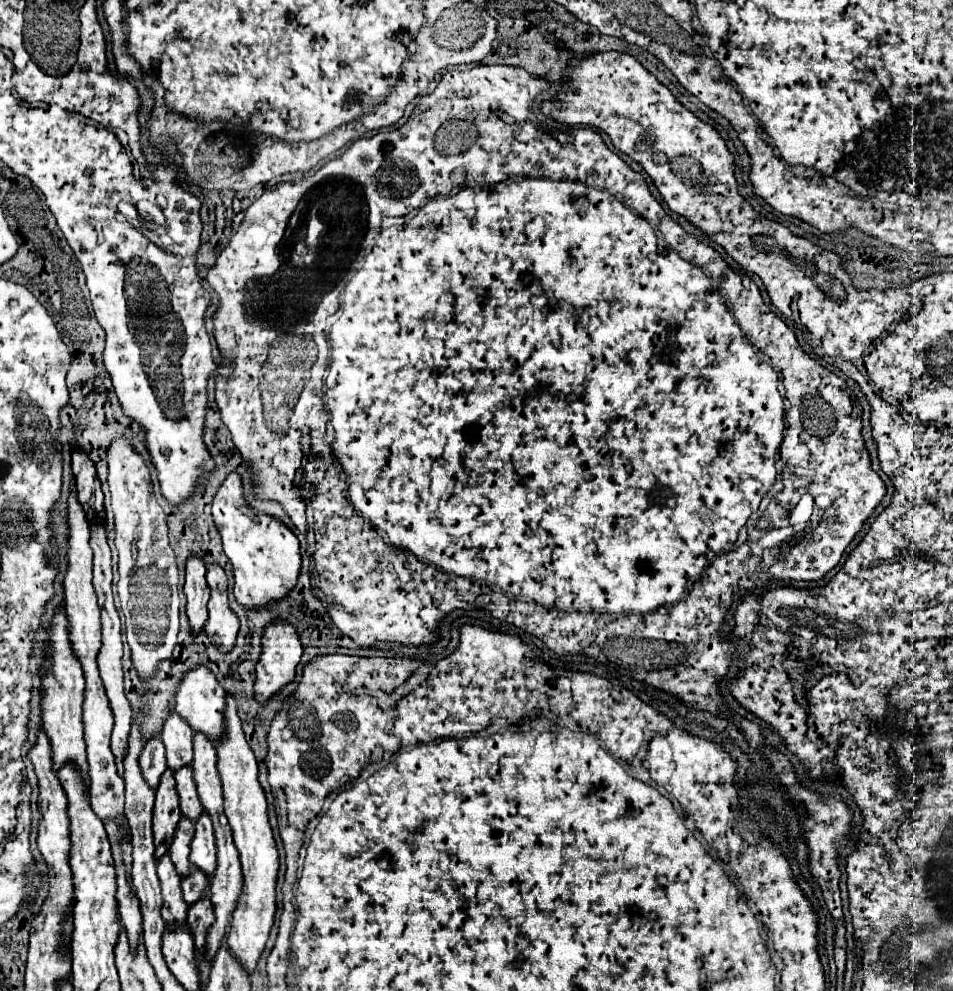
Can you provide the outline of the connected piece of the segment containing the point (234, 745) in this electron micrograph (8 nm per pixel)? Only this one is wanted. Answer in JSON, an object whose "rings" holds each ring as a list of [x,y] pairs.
{"rings":[[[228,695],[226,699],[226,737],[222,743],[216,745],[218,753],[218,771],[224,785],[224,809],[228,823],[234,831],[234,843],[240,851],[240,863],[242,863],[242,877],[244,887],[238,897],[238,905],[232,913],[232,923],[228,931],[228,947],[232,949],[234,957],[242,963],[242,967],[252,973],[260,953],[264,951],[270,927],[274,923],[274,911],[276,911],[276,873],[278,873],[278,851],[272,837],[272,829],[268,823],[268,805],[264,789],[258,783],[258,763],[250,749],[250,745],[244,739],[244,731],[236,713],[236,703]]]}

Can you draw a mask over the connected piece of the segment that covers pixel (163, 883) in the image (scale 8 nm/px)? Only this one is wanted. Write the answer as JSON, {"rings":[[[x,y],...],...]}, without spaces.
{"rings":[[[162,857],[158,861],[158,877],[160,877],[160,887],[162,887],[162,917],[168,927],[174,925],[184,925],[186,923],[186,913],[188,905],[182,901],[182,889],[180,889],[180,877],[174,873],[174,865],[170,857]]]}

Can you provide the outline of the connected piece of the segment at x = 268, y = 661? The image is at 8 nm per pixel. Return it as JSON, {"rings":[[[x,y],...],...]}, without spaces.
{"rings":[[[274,621],[272,625],[266,627],[266,633],[262,637],[262,655],[256,665],[256,681],[254,681],[254,699],[260,705],[266,705],[270,697],[278,695],[288,683],[294,681],[300,657],[302,657],[302,645],[292,625],[286,625],[284,621]]]}

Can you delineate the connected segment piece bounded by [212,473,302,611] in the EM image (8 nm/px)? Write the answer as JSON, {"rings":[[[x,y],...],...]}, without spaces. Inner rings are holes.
{"rings":[[[230,473],[218,489],[212,503],[214,523],[222,535],[224,553],[234,567],[234,597],[250,611],[264,609],[274,601],[284,599],[298,583],[300,577],[300,543],[296,535],[280,521],[260,515],[250,509],[242,495],[242,479],[238,473]]]}

